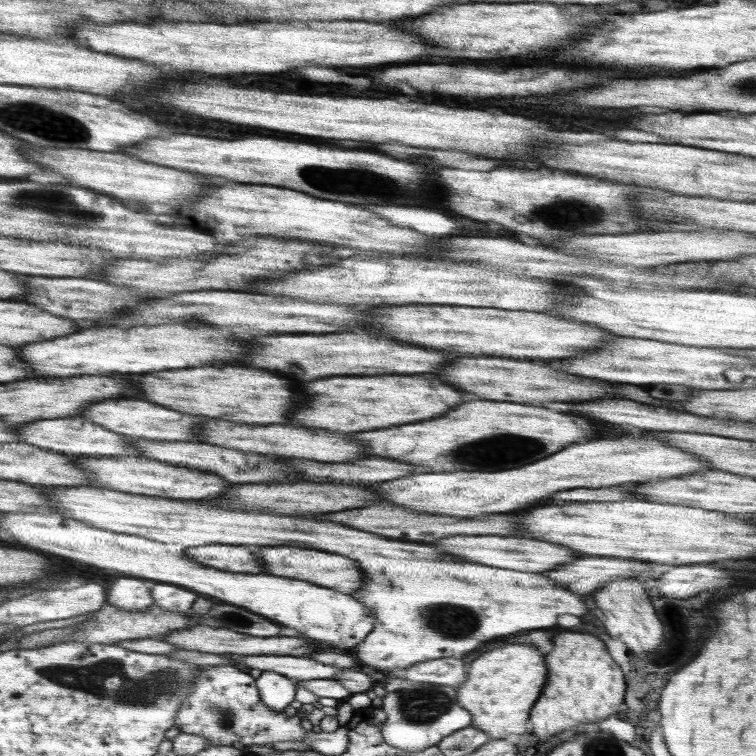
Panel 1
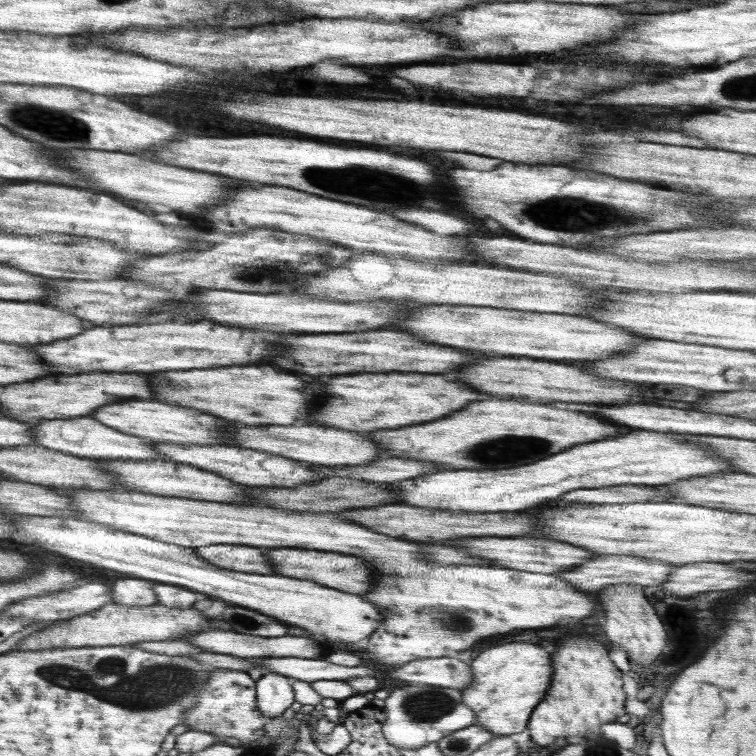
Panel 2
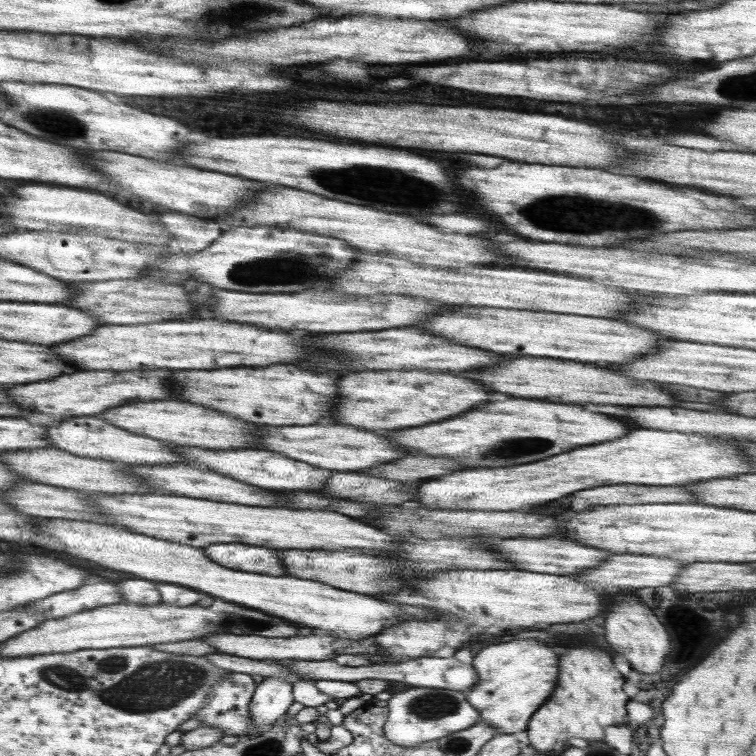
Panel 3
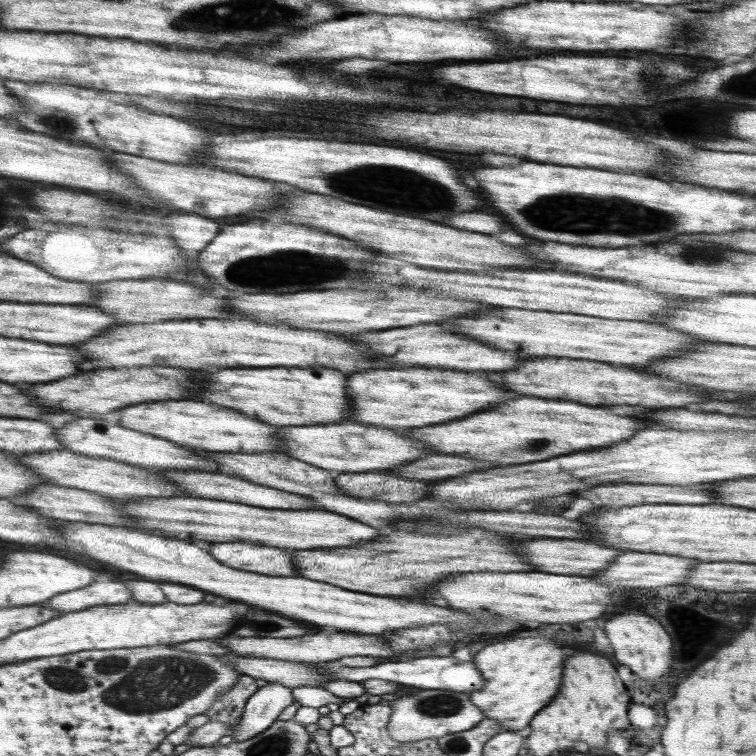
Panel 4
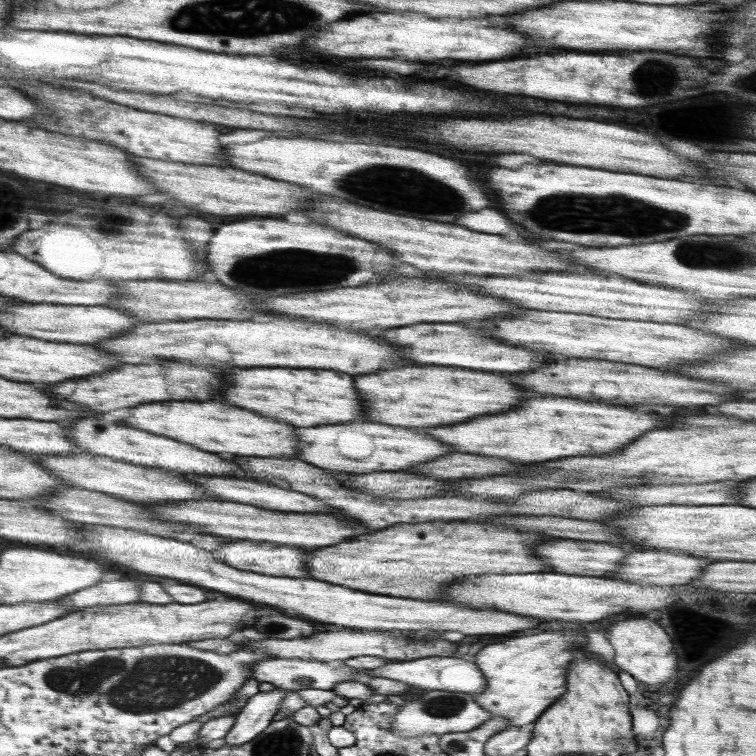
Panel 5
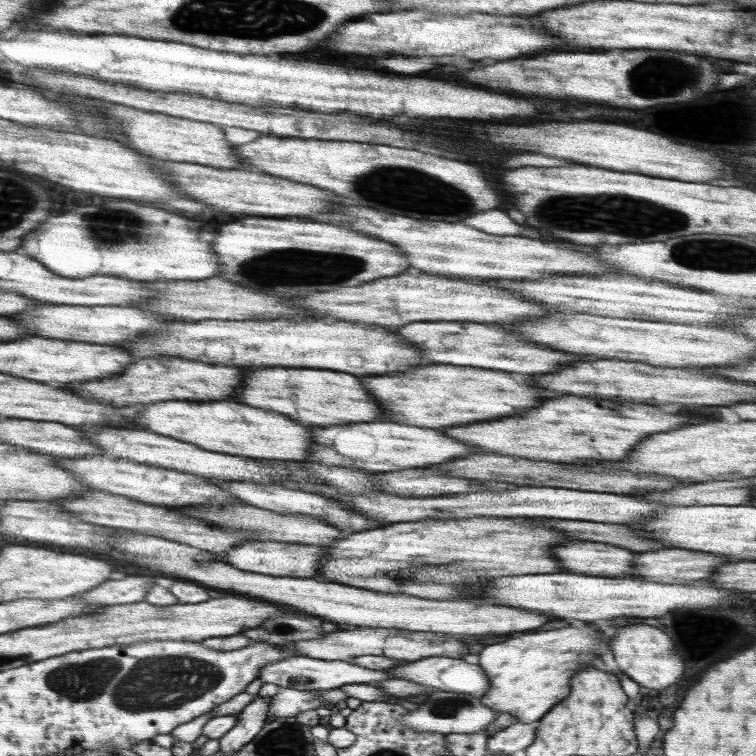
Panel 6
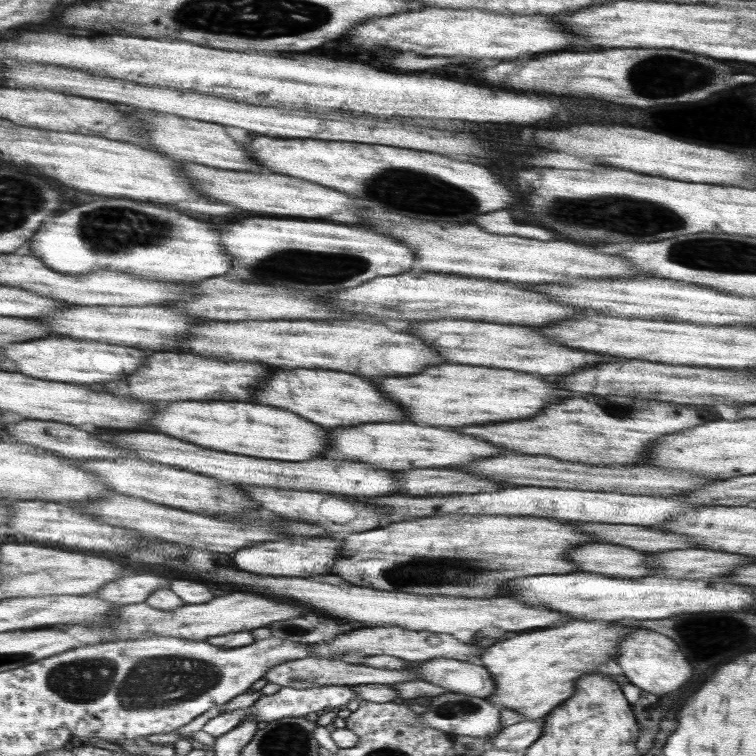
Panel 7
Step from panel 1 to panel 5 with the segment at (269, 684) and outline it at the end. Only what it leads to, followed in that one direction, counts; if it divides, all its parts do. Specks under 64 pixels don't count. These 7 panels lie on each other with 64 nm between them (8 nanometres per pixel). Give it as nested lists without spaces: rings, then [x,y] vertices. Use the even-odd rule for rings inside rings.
[[[275,687],[269,692],[258,692],[251,696],[246,704],[238,710],[235,714],[235,723],[232,728],[225,734],[223,746],[242,746],[246,742],[250,742],[253,738],[256,738],[270,723],[273,721],[273,716],[278,712],[278,707],[280,707],[280,701],[284,699],[286,695],[286,690]]]

